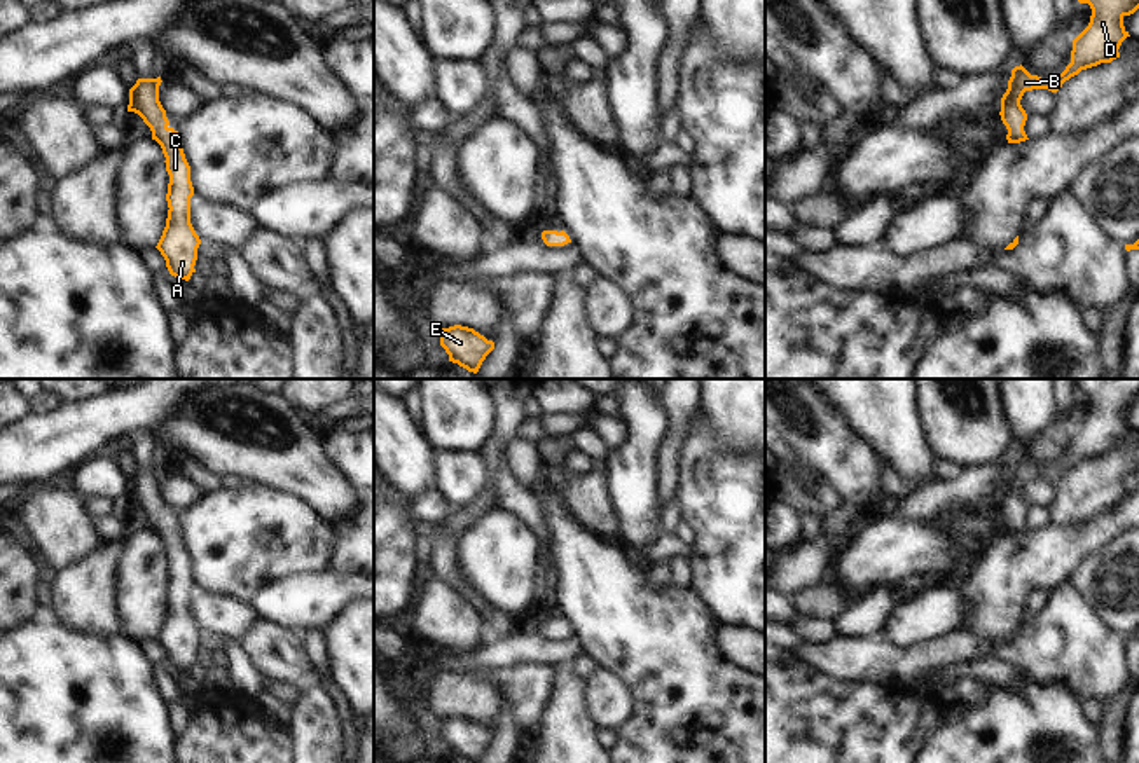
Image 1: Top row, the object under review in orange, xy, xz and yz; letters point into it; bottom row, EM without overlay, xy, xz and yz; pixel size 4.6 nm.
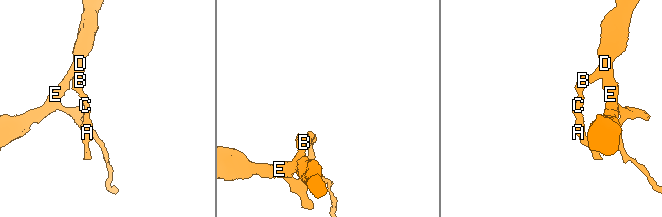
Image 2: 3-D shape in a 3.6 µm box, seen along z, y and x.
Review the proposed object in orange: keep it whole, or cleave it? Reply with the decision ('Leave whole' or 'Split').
Leave whole

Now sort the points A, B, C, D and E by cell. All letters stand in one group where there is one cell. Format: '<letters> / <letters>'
A B C D E

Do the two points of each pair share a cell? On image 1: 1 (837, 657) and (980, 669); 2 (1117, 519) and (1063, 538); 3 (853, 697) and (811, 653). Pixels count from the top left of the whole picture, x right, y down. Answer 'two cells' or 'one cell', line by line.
1: two cells
2: one cell
3: two cells

